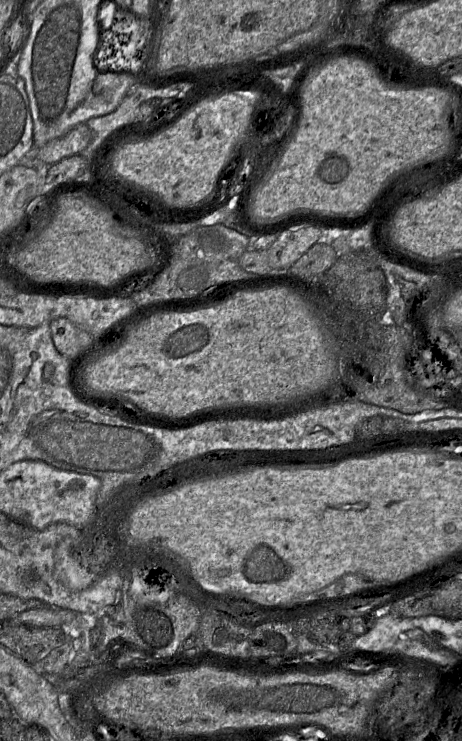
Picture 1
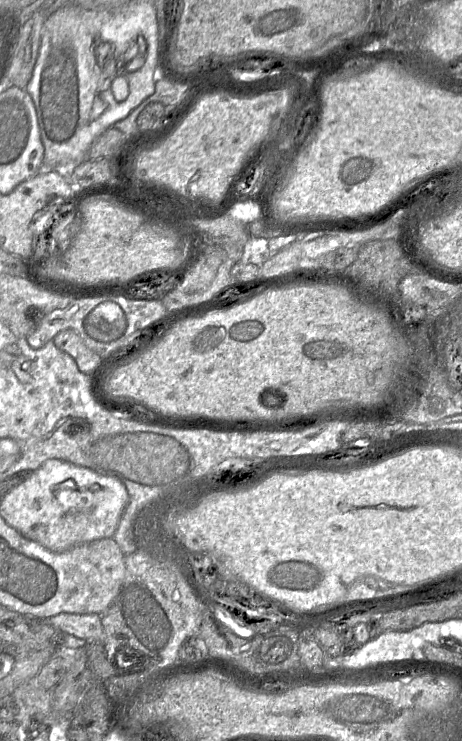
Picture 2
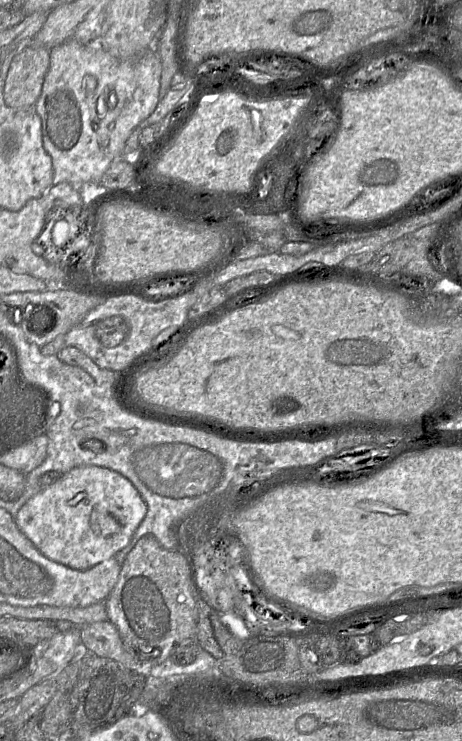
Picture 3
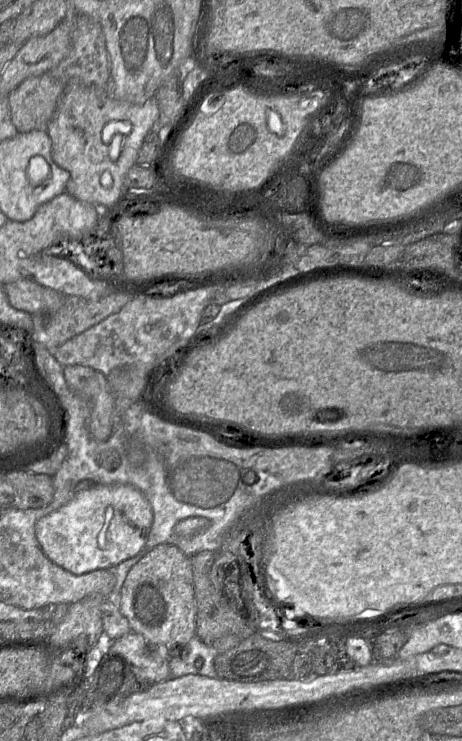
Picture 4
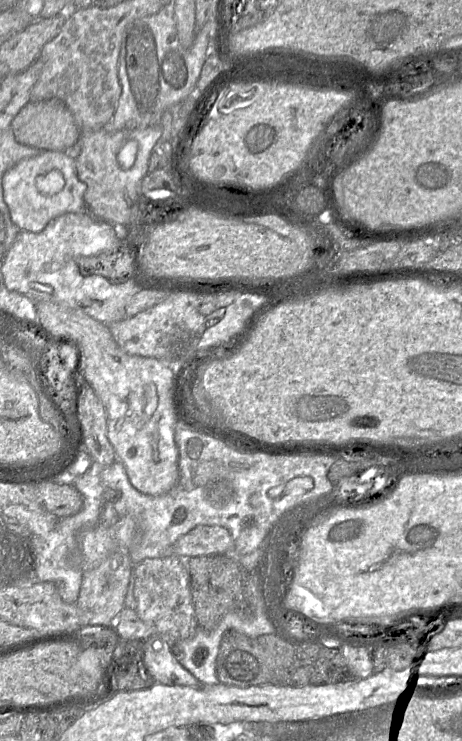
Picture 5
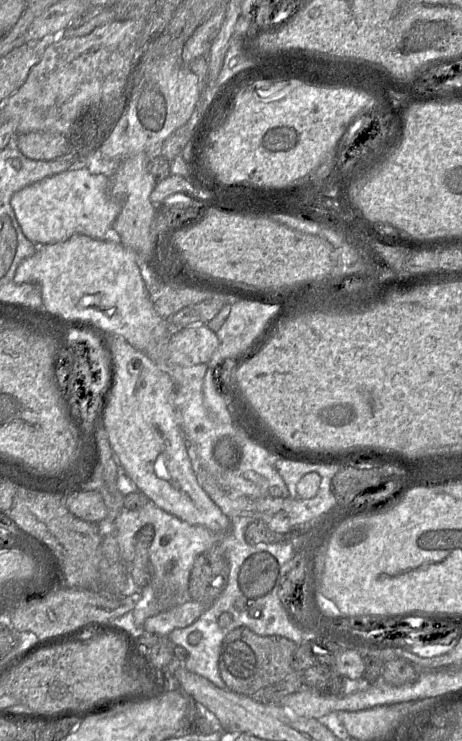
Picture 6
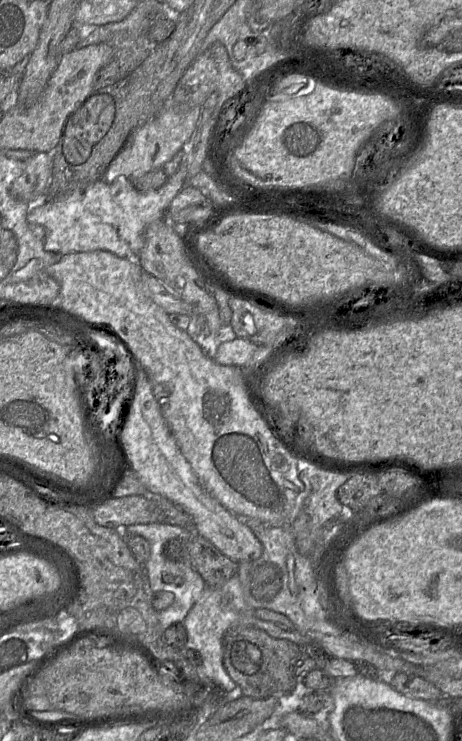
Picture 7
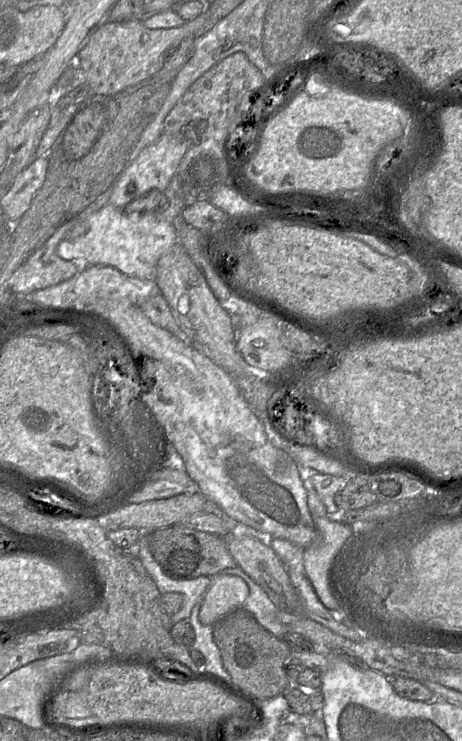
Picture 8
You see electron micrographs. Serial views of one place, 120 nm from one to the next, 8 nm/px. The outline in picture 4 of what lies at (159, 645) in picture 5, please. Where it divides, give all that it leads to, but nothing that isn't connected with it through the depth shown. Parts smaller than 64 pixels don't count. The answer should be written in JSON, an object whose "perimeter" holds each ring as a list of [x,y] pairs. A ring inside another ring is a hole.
{"perimeter":[[[131,631],[118,639],[111,641],[110,654],[115,654],[122,657],[130,665],[134,674],[141,679],[150,680],[151,682],[162,682],[167,679],[174,679],[170,677],[169,650],[167,650],[164,645],[151,644],[141,634]]]}

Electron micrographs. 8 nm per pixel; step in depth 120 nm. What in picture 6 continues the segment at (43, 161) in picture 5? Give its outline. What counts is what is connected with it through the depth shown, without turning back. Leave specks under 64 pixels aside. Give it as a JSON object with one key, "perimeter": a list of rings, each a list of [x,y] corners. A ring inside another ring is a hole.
{"perimeter":[[[86,167],[69,169],[26,186],[13,194],[10,203],[23,233],[36,245],[55,244],[74,234],[109,239],[110,229],[121,211],[120,202],[111,195],[109,177],[91,173]]]}

